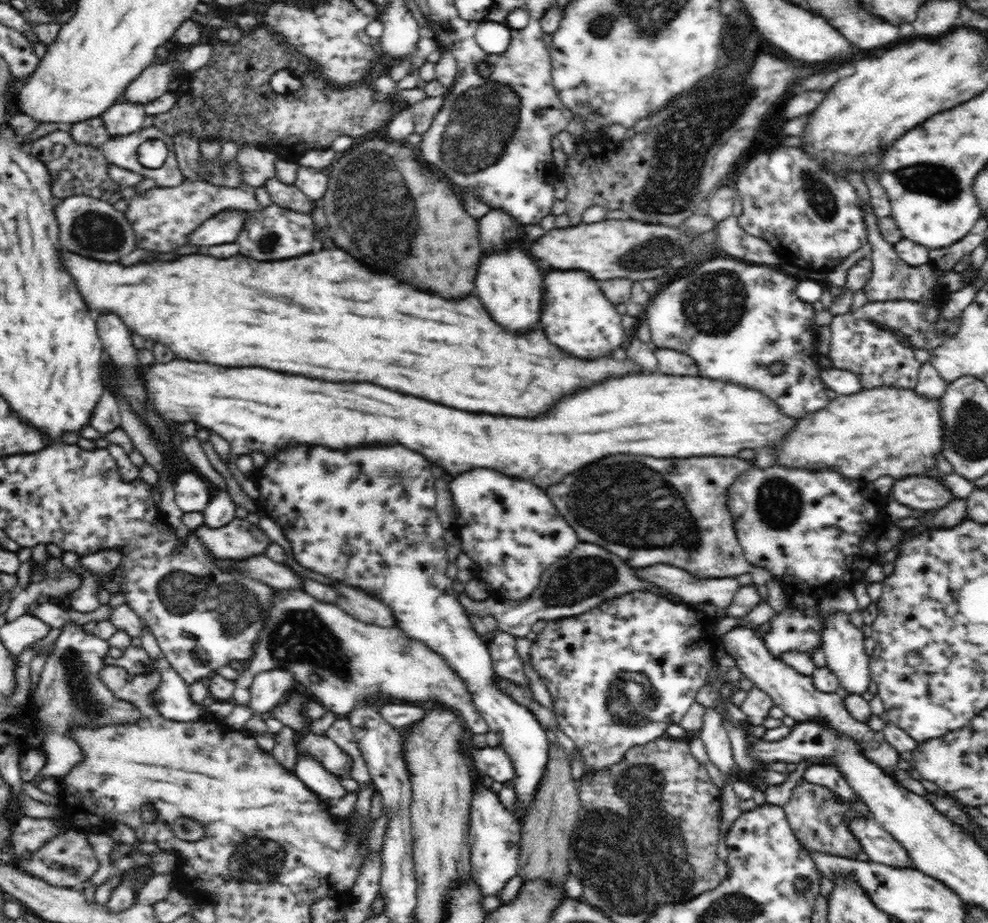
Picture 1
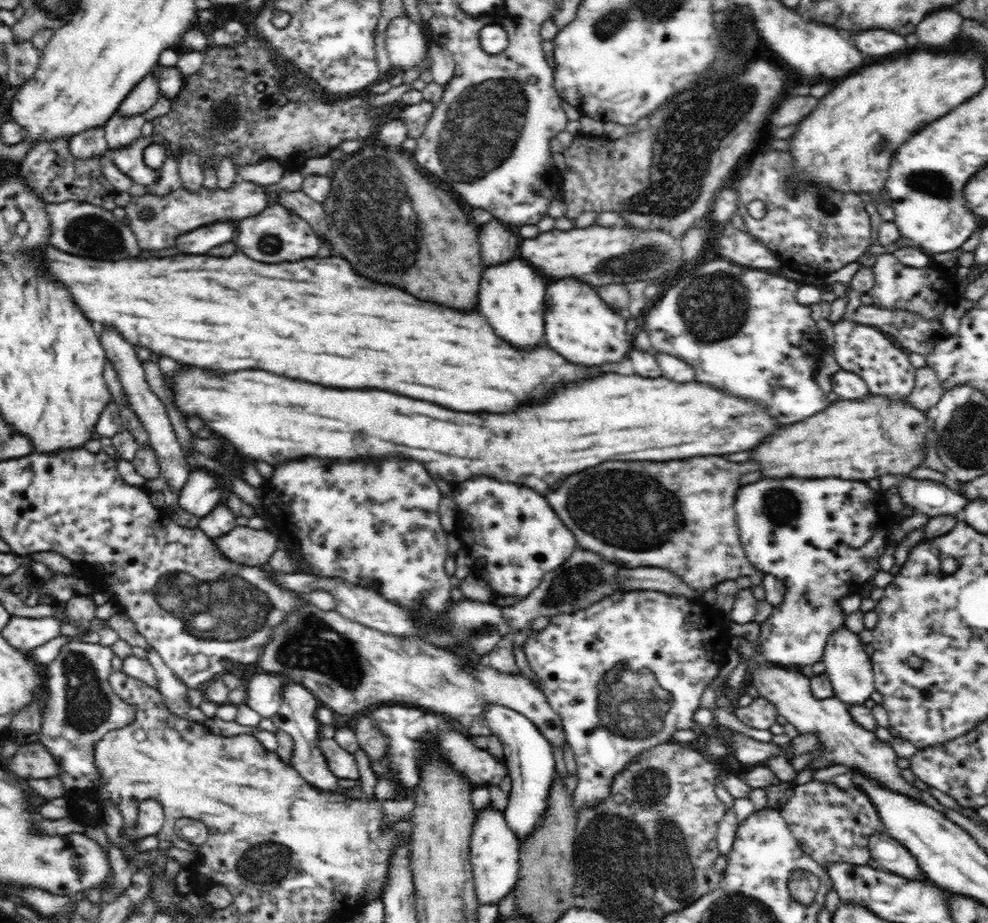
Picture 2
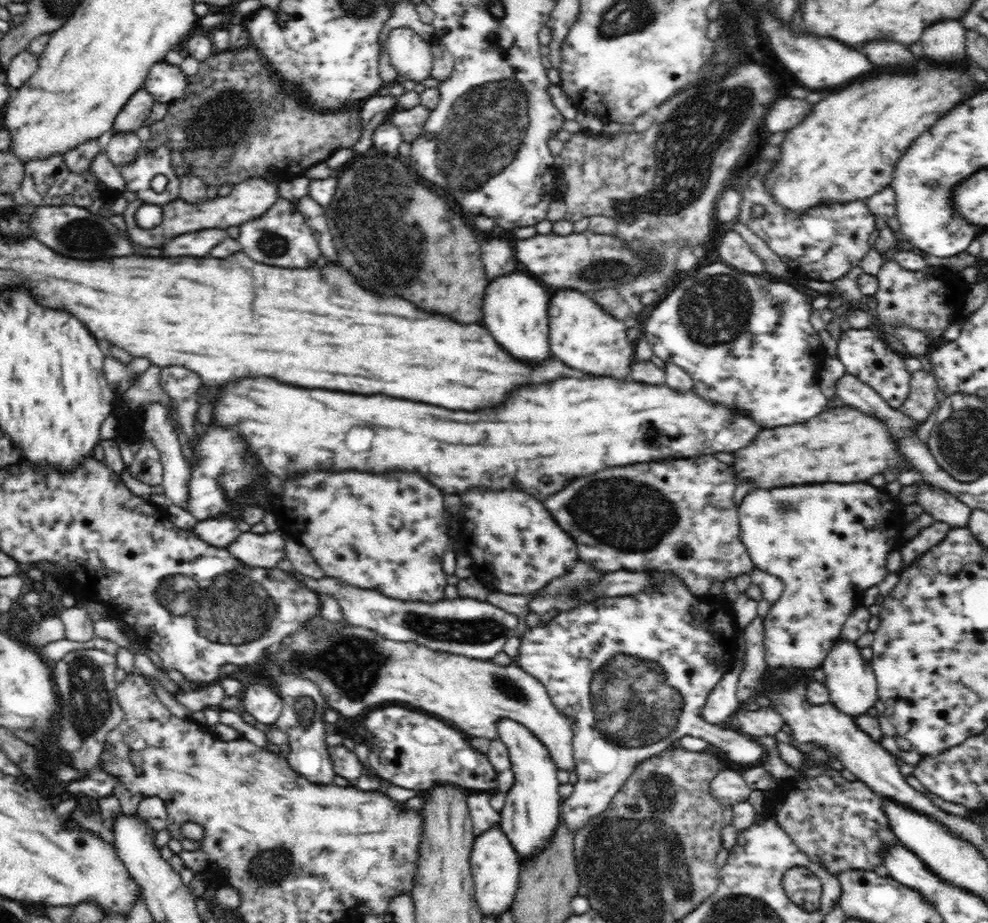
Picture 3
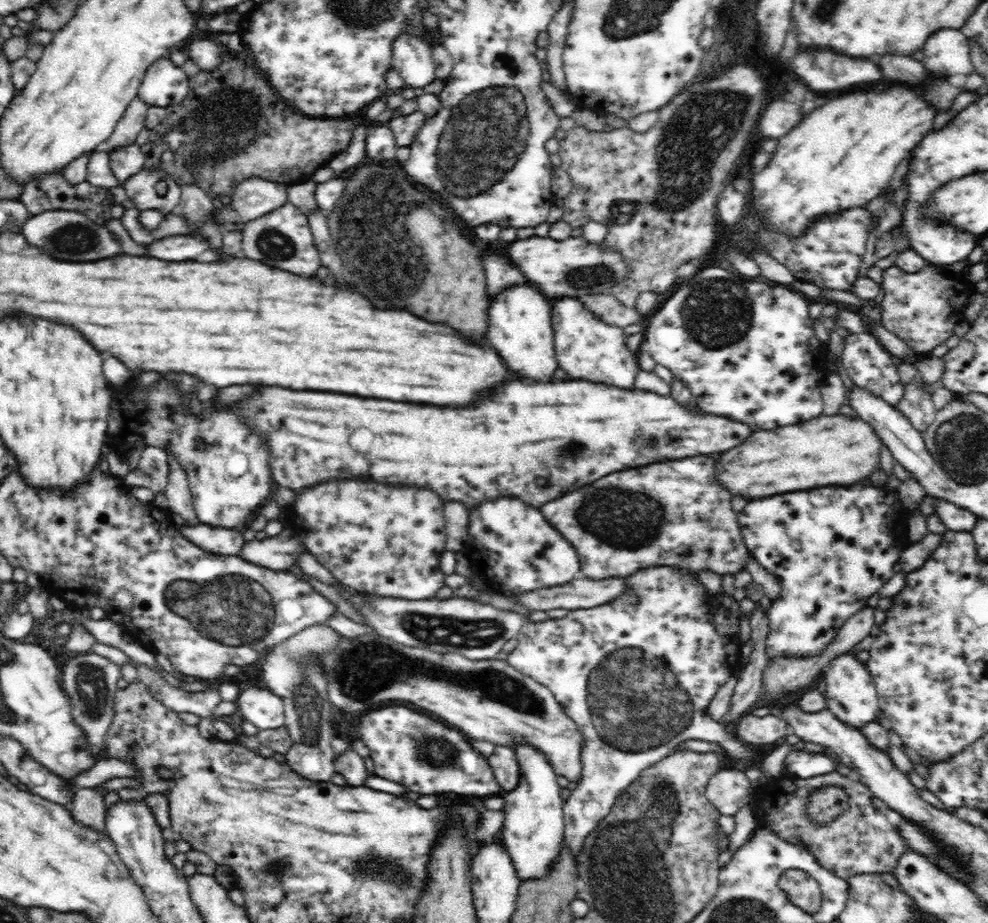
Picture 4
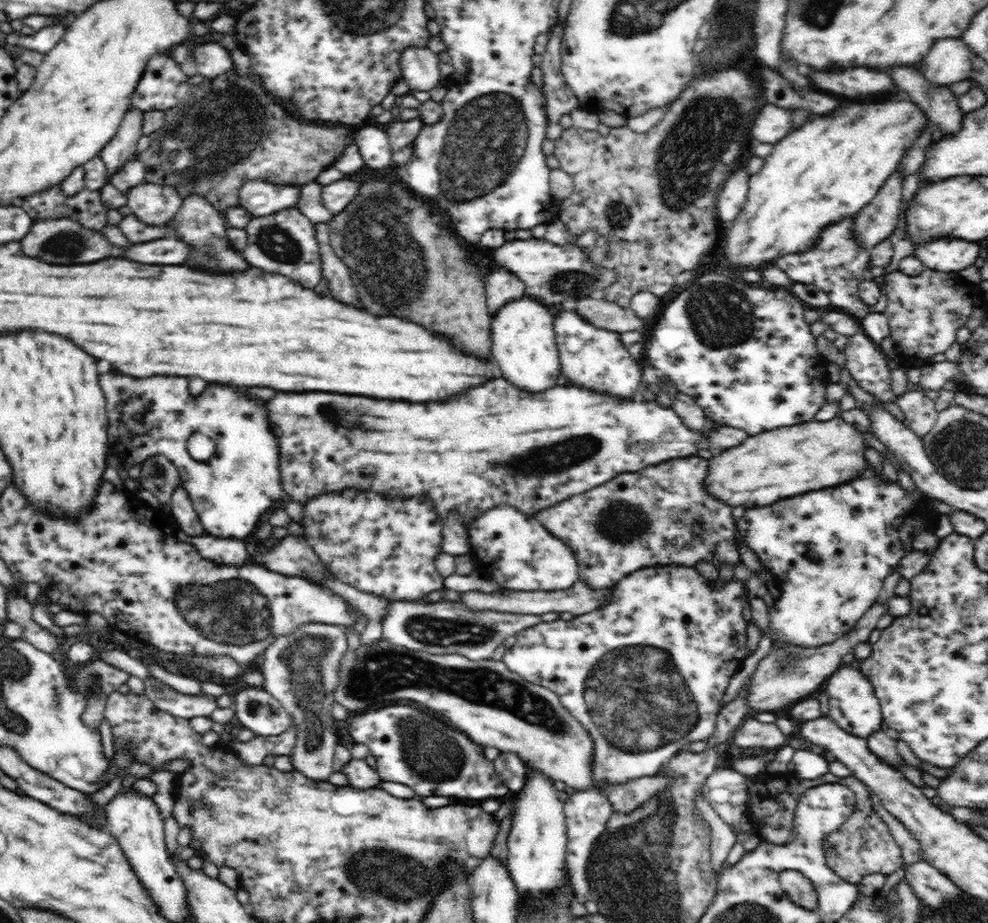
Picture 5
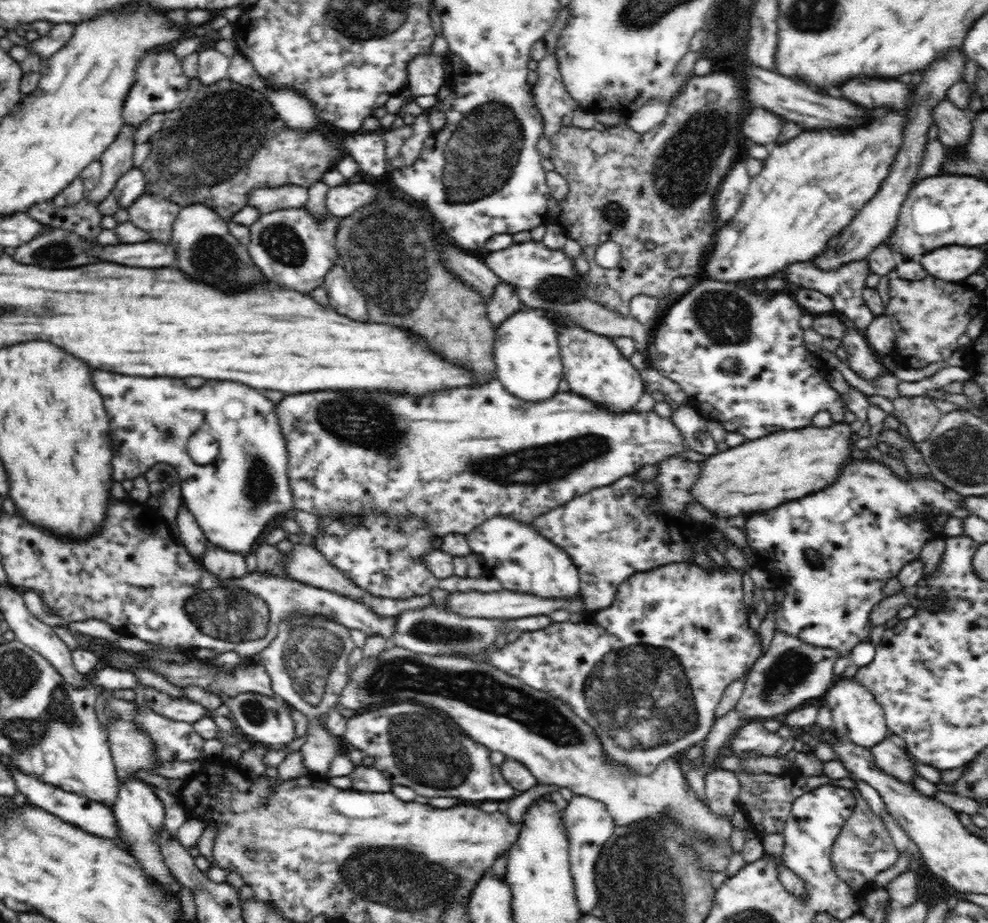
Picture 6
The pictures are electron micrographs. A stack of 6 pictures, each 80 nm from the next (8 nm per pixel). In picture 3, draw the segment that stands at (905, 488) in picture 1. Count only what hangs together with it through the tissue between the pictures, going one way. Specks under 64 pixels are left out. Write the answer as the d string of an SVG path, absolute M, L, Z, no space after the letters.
M922 483L918 484L919 491L917 493L917 504L923 506L926 513L931 514L936 521L947 522L951 528L960 528L960 526L968 527L968 518L970 518L971 508L968 508L967 504L964 504L954 498L952 494L948 494L941 488L930 486Z

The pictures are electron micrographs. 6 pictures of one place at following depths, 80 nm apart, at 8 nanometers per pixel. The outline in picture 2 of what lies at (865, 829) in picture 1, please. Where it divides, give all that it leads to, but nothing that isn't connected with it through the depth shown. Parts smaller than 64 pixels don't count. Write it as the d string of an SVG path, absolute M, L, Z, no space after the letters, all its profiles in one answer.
M876 832L868 840L870 847L870 856L883 870L899 874L904 878L913 880L931 880L924 876L924 873L918 868L918 861L904 848L895 838L892 838L886 832Z

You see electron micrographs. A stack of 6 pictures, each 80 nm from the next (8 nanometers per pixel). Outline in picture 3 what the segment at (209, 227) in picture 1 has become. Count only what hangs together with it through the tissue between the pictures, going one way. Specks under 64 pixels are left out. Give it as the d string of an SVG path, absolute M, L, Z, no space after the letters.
M210 228L210 230L200 230L192 234L180 234L176 238L170 238L164 246L162 252L164 256L194 256L202 258L206 256L216 244L221 244L228 238L226 229Z

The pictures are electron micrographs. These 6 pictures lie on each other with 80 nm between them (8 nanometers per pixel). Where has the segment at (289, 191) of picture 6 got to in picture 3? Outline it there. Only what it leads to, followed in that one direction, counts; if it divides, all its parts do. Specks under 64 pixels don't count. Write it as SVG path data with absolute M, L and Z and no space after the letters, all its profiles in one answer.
M254 178L249 179L245 183L238 183L233 187L229 196L217 197L216 199L206 199L204 203L198 205L190 205L186 200L176 198L173 202L162 208L163 220L160 226L152 228L152 230L144 230L140 228L135 220L136 212L143 203L140 199L131 202L126 211L123 213L128 234L132 238L132 242L140 244L142 248L158 248L164 242L168 242L168 238L174 238L178 234L186 234L186 232L195 232L196 230L205 230L208 228L228 229L229 227L240 227L246 222L252 221L270 211L272 206L280 199L278 192L278 184L266 181L266 179Z

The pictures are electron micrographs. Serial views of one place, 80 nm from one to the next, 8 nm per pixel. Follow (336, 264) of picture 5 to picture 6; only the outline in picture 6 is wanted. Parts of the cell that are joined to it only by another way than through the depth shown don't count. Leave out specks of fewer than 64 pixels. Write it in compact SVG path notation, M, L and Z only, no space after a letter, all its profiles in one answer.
M341 264L335 265L326 276L326 292L330 298L330 306L356 322L368 320L368 308L360 292L348 278L348 272Z

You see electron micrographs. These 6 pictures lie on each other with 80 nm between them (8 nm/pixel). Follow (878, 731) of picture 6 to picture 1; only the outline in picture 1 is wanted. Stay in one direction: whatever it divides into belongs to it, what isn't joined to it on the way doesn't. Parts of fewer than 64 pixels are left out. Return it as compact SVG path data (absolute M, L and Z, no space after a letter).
M830 612L822 630L822 646L826 665L836 675L840 687L846 695L863 695L869 690L871 672L869 669L870 657L864 651L864 634L856 625L849 621L845 612Z

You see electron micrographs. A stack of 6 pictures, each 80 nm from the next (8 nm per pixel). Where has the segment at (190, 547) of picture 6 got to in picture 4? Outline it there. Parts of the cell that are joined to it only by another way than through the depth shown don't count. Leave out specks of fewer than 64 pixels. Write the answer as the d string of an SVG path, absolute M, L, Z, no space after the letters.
M171 452L168 453L168 469L170 475L166 484L166 498L168 499L168 511L176 512L187 522L184 526L192 527L198 525L198 517L192 504L192 493L189 489L188 477Z

